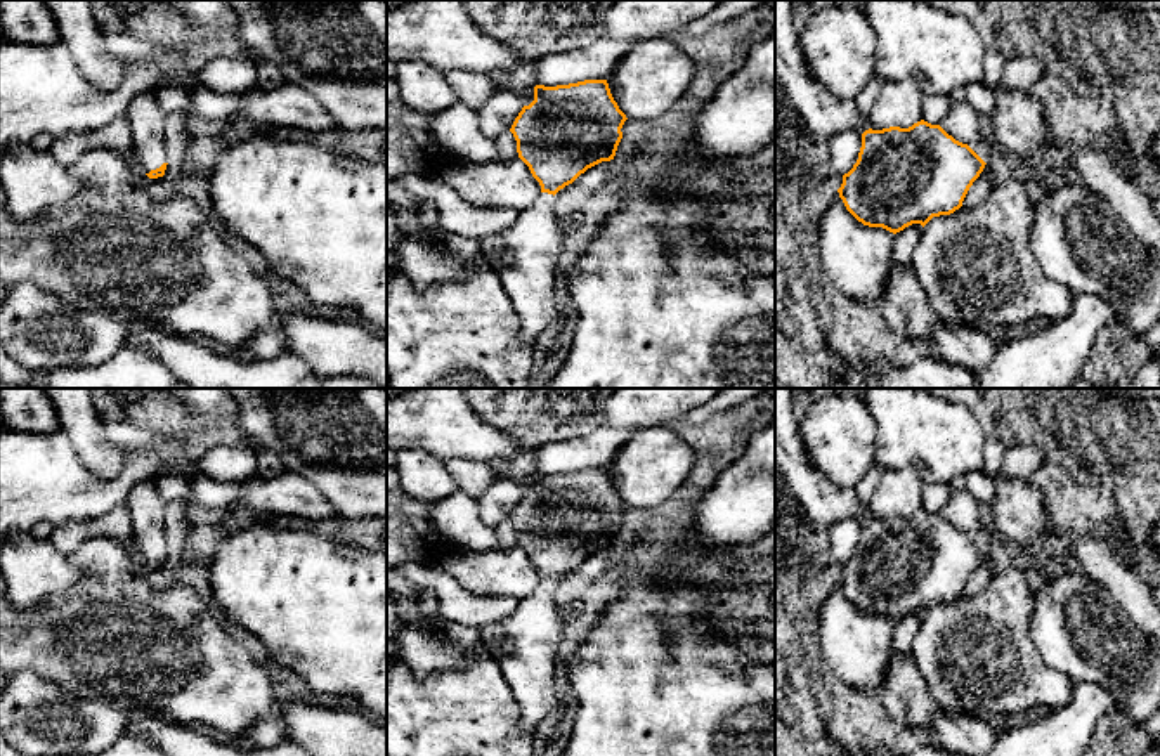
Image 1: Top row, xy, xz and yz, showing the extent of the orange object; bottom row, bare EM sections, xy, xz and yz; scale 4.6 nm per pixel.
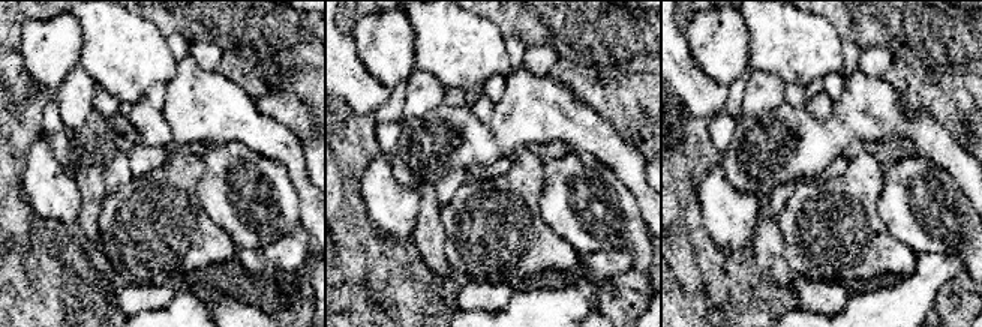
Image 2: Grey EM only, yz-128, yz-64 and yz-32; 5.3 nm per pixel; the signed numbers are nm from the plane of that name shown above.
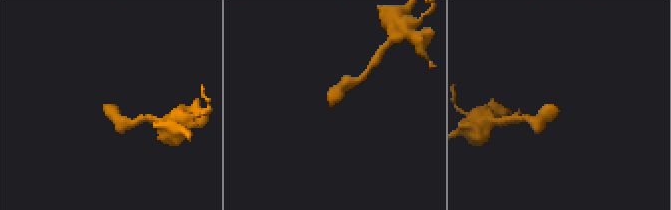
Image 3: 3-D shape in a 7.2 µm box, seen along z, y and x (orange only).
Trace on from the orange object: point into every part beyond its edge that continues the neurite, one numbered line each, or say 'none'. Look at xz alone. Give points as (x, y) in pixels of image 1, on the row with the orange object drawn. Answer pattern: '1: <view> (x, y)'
1: xz (534, 241)

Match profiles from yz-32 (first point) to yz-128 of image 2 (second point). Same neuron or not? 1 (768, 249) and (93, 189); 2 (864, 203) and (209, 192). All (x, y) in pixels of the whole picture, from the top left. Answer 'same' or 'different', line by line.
1: same
2: different

